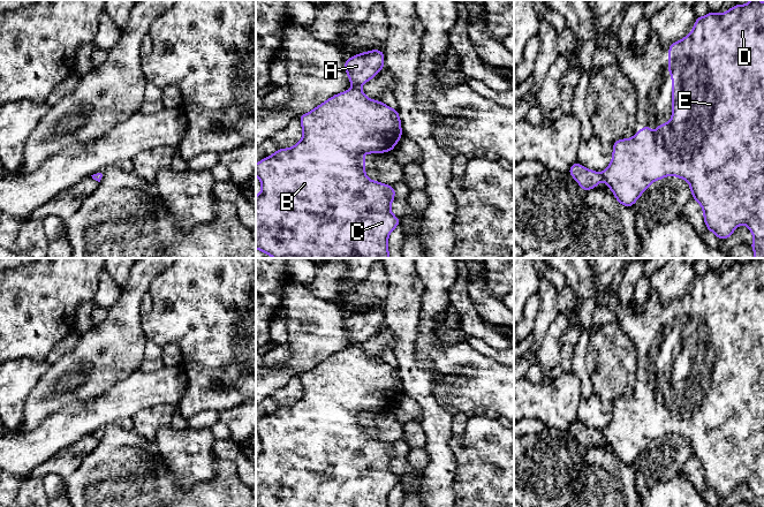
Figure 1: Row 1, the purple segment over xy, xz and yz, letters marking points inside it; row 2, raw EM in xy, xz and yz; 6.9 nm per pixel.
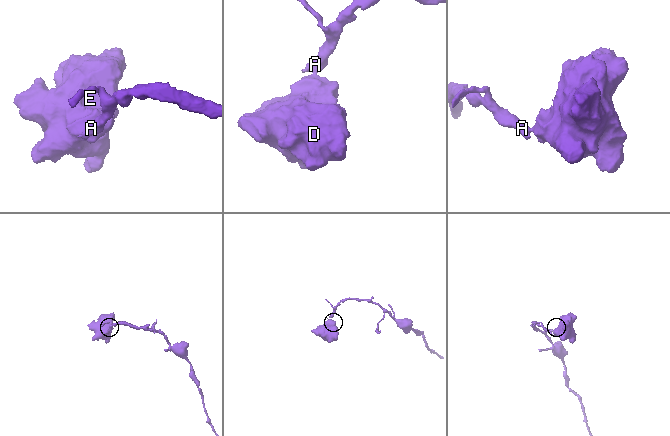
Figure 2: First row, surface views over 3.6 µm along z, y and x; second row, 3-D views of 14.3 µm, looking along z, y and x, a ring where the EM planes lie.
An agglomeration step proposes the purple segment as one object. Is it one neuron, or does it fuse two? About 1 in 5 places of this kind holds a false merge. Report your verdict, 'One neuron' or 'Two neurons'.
Two neurons

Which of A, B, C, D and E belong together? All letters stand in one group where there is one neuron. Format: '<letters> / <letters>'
A / B C D E

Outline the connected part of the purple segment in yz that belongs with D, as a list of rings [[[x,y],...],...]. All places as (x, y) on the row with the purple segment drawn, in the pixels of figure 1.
[[[751,0],[747,5],[735,5],[724,14],[710,12],[704,17],[696,17],[691,32],[682,40],[670,45],[668,69],[672,75],[672,120],[656,126],[657,137],[651,138],[651,126],[640,129],[631,139],[619,139],[613,143],[613,157],[608,167],[602,173],[607,187],[613,191],[618,203],[631,207],[645,189],[657,180],[672,175],[689,182],[693,199],[697,200],[704,213],[708,230],[713,232],[718,239],[725,240],[741,224],[751,230],[754,241],[751,248],[755,258],[764,258],[764,2]]]

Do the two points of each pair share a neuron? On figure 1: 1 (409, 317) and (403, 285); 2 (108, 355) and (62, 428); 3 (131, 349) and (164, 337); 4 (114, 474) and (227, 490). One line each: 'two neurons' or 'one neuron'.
1: one neuron
2: two neurons
3: two neurons
4: one neuron

